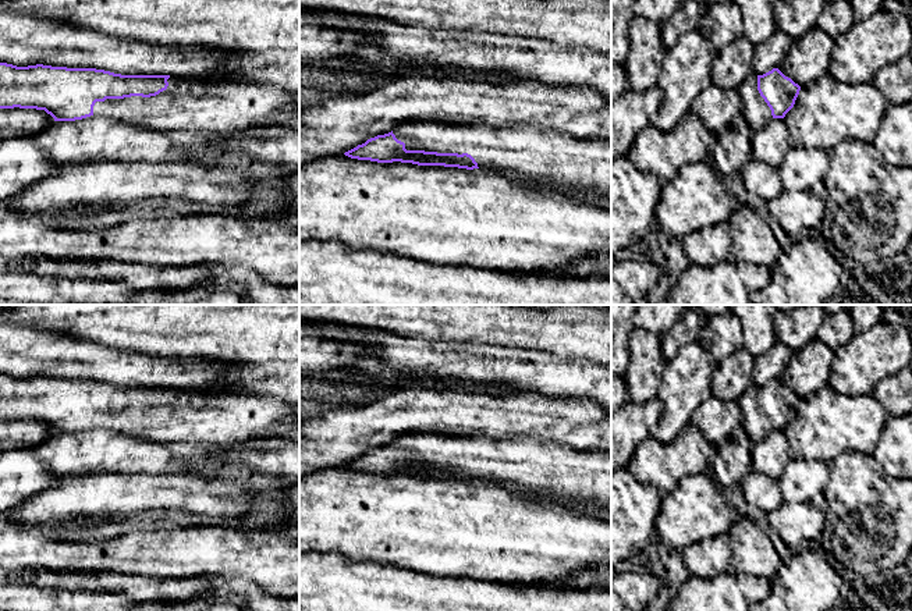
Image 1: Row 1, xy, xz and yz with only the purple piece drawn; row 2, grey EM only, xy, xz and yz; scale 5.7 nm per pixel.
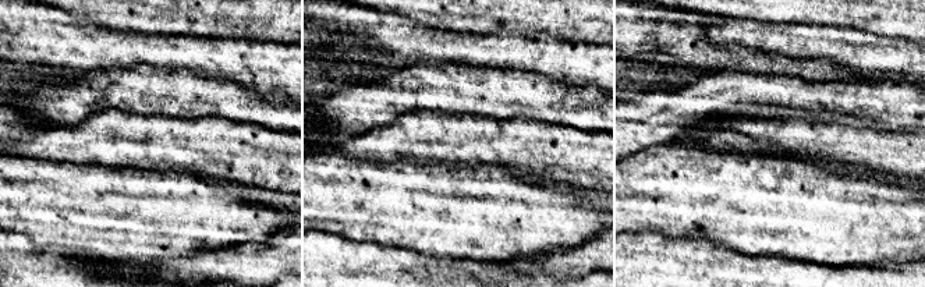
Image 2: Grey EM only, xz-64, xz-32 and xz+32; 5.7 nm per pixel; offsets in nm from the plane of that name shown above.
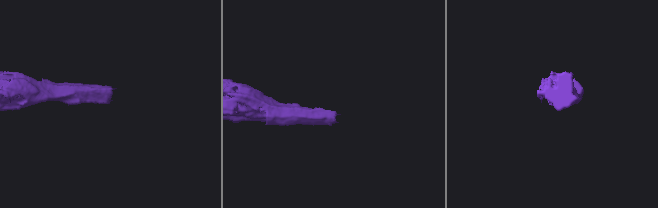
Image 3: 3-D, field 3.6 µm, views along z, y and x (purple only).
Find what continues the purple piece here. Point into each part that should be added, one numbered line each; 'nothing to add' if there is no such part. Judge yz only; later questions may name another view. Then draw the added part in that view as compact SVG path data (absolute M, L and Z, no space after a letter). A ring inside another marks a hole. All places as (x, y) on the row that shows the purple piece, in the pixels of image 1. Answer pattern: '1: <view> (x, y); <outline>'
1: yz (755, 110); M752 72L738 88L742 97L742 116L749 127L760 129L773 120L771 110L757 90L757 75Z

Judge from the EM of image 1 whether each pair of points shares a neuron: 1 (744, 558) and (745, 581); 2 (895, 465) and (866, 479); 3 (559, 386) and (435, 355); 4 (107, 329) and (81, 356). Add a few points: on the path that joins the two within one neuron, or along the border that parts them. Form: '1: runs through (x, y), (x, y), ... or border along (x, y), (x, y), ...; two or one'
1: border along (731, 569), (740, 575), (763, 575), (770, 579); two
2: border along (870, 454), (889, 475), (897, 479); two
3: runs through (528, 370), (511, 365), (465, 363); one
4: border along (63, 334), (71, 334), (127, 351); two

